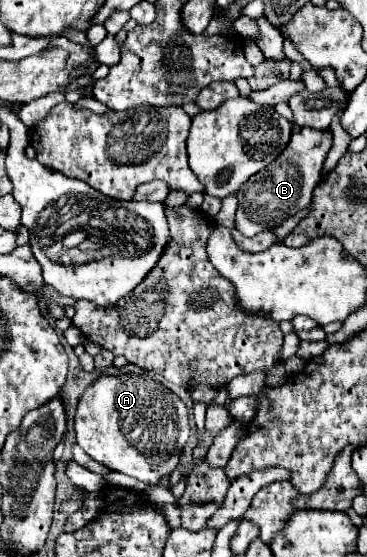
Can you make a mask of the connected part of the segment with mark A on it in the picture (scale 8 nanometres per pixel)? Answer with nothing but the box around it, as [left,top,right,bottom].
[74,374,190,486]

